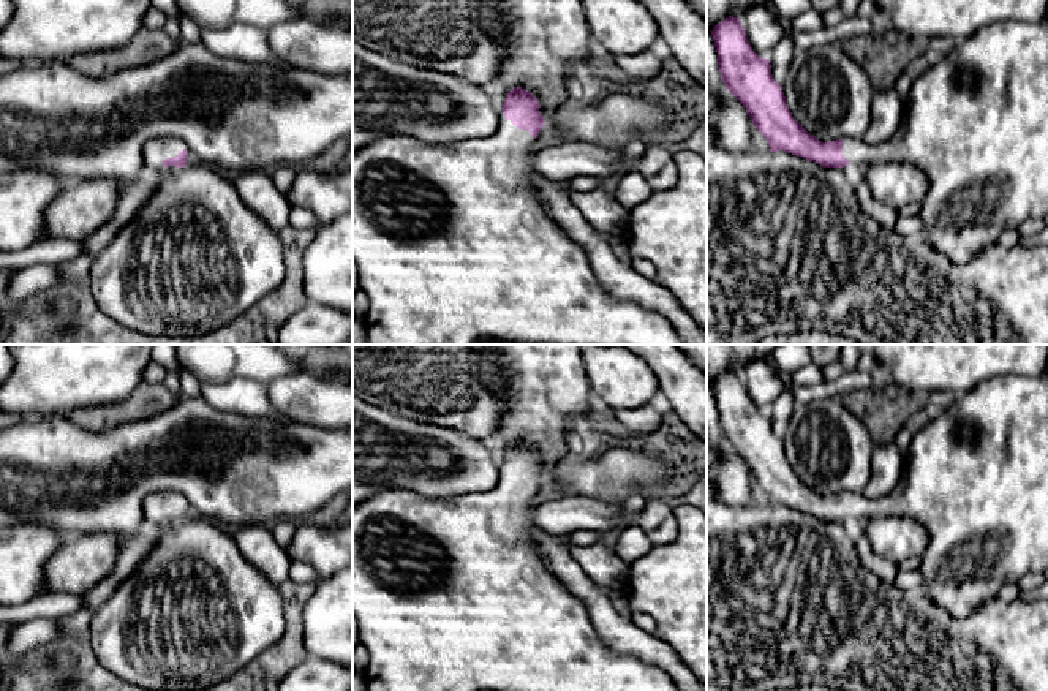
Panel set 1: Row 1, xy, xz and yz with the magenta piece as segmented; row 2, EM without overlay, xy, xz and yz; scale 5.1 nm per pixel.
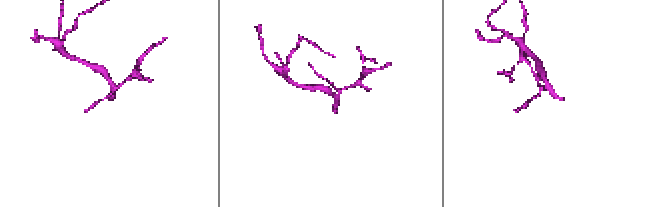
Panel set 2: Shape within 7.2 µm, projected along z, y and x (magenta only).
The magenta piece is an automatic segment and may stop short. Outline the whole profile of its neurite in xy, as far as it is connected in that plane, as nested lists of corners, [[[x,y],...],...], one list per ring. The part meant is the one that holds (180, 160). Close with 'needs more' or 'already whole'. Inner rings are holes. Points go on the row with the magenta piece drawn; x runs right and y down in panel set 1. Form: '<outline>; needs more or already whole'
[[[160,138],[149,141],[142,149],[142,172],[171,176],[187,166],[190,149],[179,138]]]; needs more

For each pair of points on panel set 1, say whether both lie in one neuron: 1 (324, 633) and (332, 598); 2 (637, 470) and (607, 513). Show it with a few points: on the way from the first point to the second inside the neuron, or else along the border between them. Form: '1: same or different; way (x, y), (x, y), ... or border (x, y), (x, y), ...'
1: same; way (332, 625), (332, 606)
2: different; border (577, 495), (623, 503)

